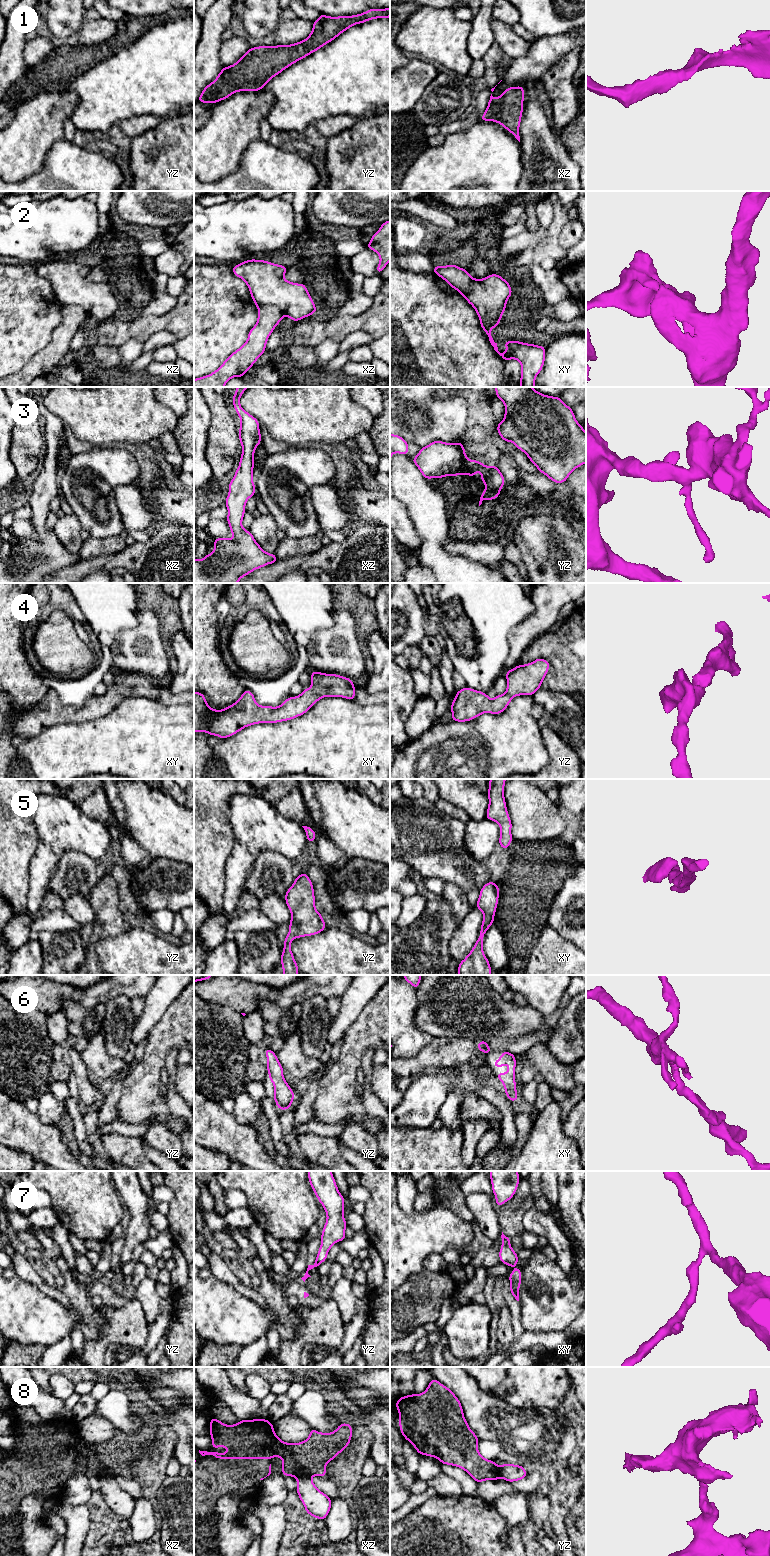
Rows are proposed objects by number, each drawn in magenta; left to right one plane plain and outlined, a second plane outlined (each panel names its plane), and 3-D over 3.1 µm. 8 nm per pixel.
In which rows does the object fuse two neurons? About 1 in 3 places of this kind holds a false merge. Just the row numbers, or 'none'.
2, 8

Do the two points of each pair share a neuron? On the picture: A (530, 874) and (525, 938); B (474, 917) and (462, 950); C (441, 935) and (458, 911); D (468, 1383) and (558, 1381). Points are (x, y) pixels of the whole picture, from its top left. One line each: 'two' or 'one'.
A: one
B: one
C: two
D: two

